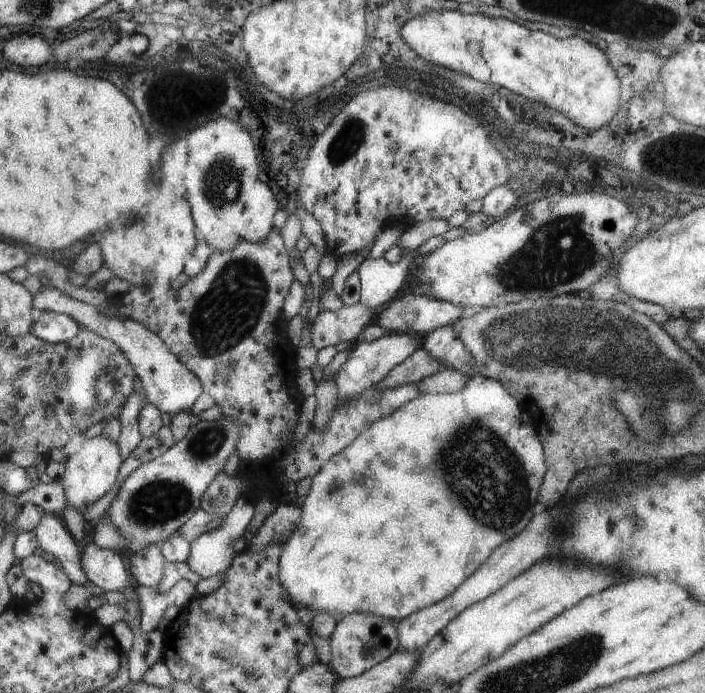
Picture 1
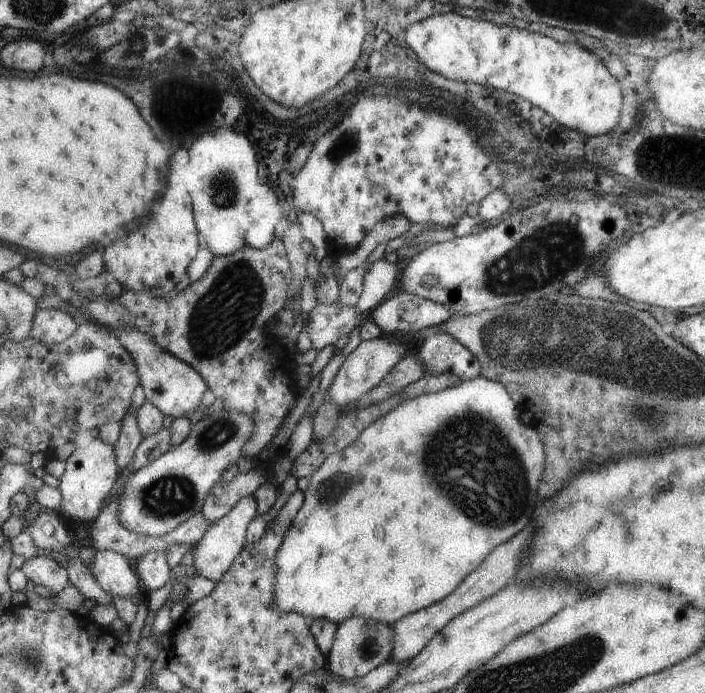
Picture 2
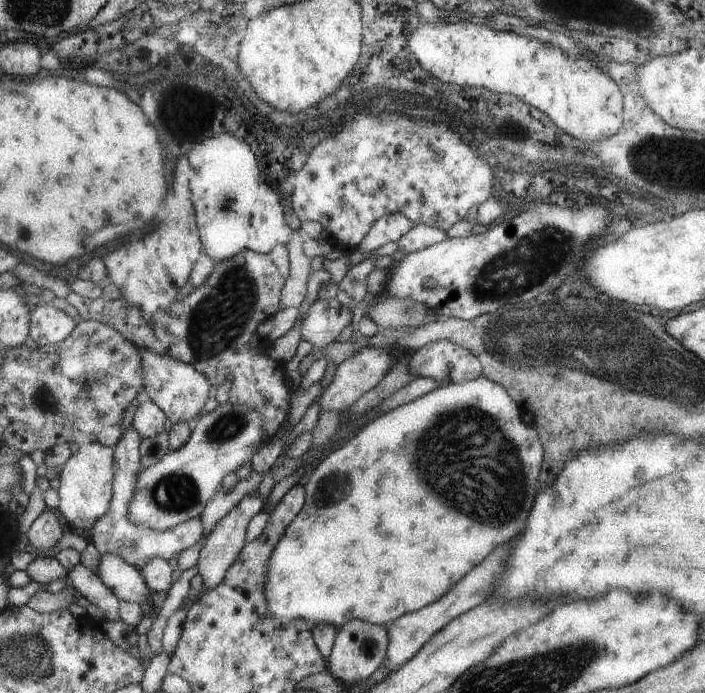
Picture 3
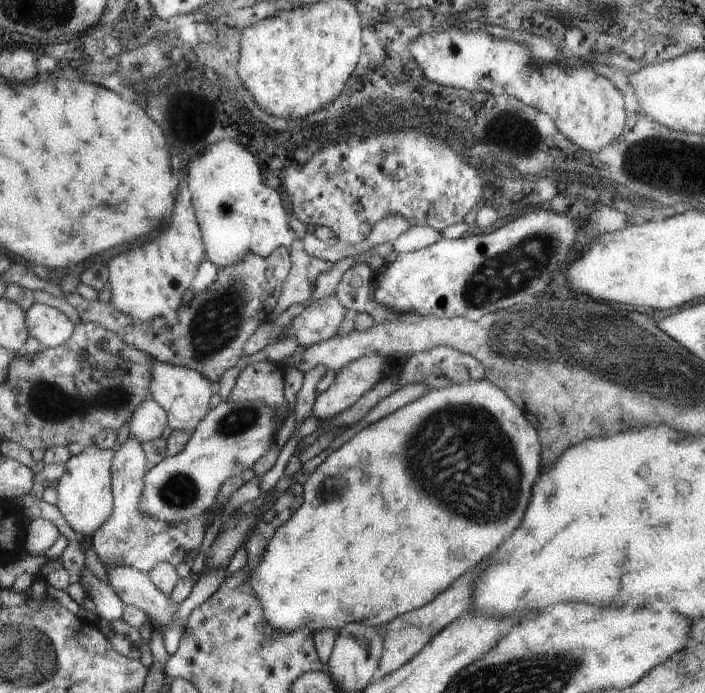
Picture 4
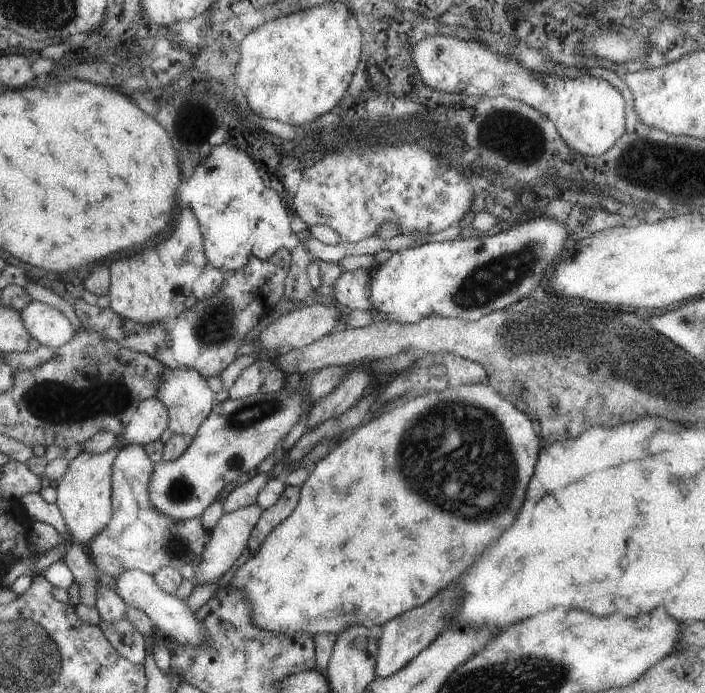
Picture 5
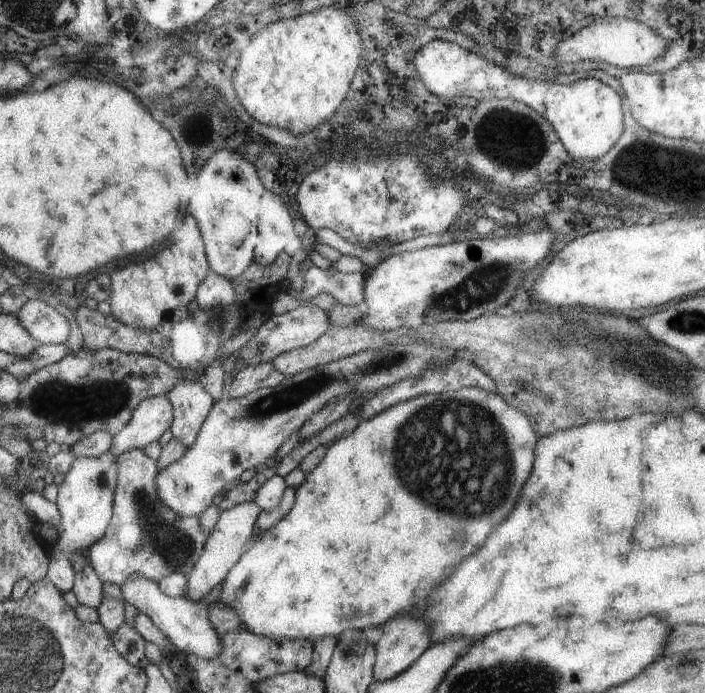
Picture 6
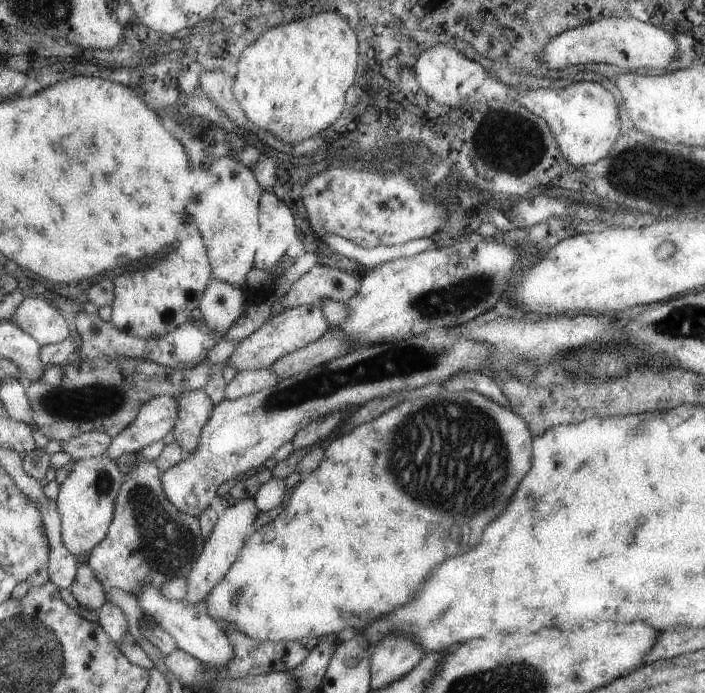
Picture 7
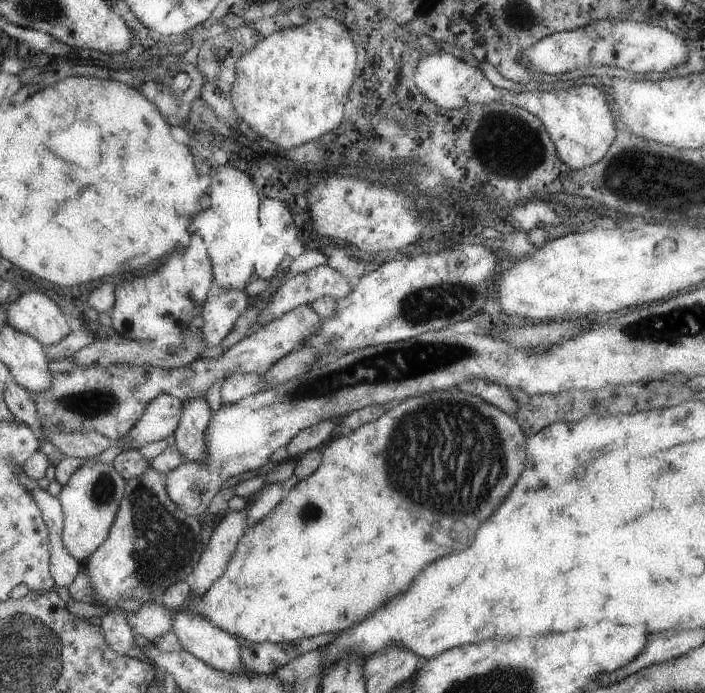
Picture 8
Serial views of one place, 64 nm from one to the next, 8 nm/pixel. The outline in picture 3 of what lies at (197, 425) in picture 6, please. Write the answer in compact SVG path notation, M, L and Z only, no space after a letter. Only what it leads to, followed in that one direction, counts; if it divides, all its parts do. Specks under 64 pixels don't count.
M146 347L135 348L141 354L143 368L143 393L146 399L159 405L166 413L170 422L177 423L186 421L187 423L202 410L206 400L210 397L210 382L206 380L206 375L202 376L200 371L193 365L184 361L176 360L168 355L159 355L152 349Z

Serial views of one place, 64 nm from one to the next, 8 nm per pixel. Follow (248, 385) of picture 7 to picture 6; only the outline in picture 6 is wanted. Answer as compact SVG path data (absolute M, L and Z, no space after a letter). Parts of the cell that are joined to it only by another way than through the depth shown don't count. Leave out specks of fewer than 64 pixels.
M272 363L245 366L235 375L228 398L242 398L262 388L275 388L285 378Z

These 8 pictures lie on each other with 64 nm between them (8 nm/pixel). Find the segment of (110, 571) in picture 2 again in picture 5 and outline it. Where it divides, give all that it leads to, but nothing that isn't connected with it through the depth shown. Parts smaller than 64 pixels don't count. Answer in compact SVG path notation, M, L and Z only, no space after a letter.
M128 569L115 578L115 591L124 599L128 608L143 610L154 624L157 632L164 639L170 638L177 646L179 644L199 645L207 643L207 632L192 610L183 600L173 594L164 592L152 575L138 569Z

